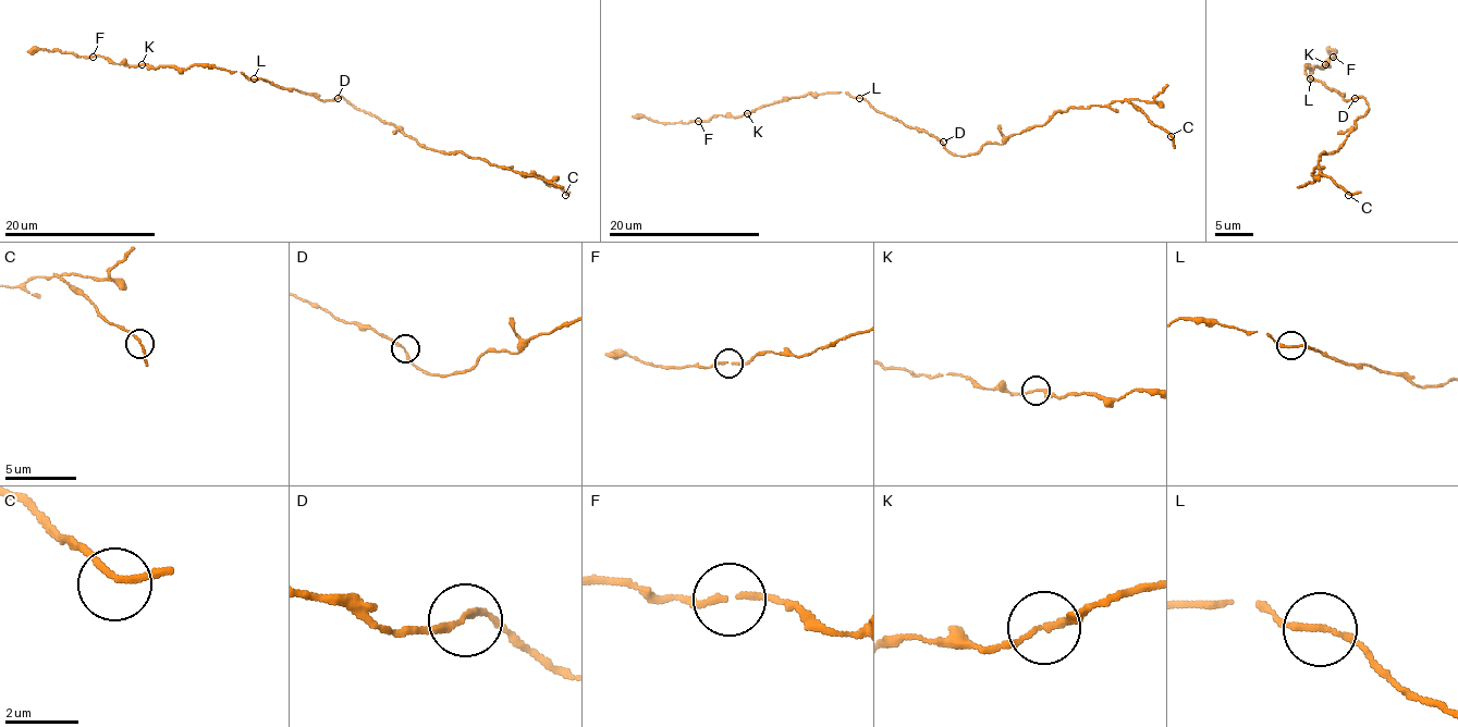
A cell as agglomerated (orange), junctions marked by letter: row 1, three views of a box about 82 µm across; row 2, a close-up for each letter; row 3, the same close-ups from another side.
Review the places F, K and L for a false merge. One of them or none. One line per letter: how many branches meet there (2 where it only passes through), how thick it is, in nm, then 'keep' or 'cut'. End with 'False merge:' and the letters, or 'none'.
F: 2 branches meet; 170 nm thick; keep
K: 2 branches meet; 170 nm thick; keep
L: 2 branches meet; 180 nm thick; cut
False merge: L

